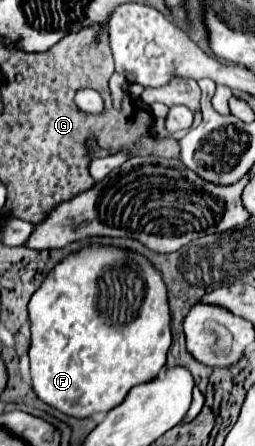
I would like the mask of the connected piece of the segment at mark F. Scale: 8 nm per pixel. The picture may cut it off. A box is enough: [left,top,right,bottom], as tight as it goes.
[29,246,171,418]

